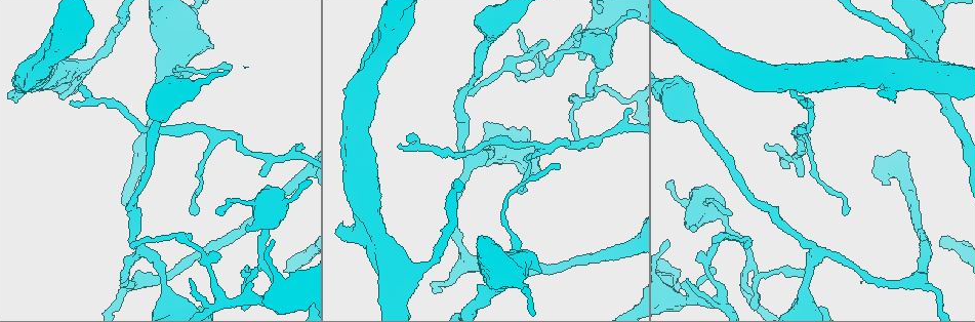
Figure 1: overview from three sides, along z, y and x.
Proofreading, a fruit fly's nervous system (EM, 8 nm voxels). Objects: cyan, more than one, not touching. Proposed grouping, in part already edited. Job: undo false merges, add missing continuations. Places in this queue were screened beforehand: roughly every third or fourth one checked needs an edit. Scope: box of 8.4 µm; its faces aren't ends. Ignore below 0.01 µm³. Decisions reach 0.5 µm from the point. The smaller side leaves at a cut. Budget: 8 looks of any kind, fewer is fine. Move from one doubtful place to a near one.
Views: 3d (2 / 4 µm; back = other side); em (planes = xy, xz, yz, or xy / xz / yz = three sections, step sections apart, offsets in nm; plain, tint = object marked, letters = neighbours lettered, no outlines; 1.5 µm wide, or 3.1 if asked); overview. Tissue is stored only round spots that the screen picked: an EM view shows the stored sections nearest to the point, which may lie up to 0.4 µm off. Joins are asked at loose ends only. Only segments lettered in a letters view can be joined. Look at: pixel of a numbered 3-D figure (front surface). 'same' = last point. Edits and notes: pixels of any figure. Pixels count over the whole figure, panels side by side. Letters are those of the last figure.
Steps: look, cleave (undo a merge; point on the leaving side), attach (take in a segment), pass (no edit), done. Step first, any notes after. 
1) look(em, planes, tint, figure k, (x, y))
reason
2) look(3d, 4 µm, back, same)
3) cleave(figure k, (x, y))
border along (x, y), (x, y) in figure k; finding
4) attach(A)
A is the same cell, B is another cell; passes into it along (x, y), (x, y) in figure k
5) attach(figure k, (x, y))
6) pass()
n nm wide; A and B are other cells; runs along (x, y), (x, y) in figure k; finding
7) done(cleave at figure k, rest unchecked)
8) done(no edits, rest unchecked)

look(em, planes, letters, figure 1, (557, 165))
end of a long branch

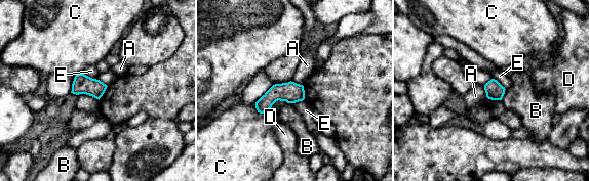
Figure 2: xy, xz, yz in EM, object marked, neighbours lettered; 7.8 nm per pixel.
pass()
140 nm wide; A, B, C, D and E are other cells; border along (483, 86), (487, 97) in figure 2; none of them fits

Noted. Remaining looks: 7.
look(3d, 2 µm, figure 1, (631, 109))
branch stops here

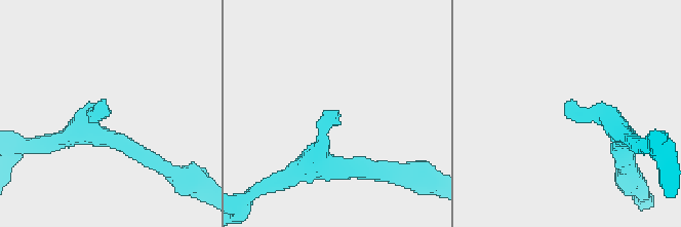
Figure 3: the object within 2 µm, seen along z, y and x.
look(em, planes, letters, figure 3, (565, 104))
arms of 180, 180 nm

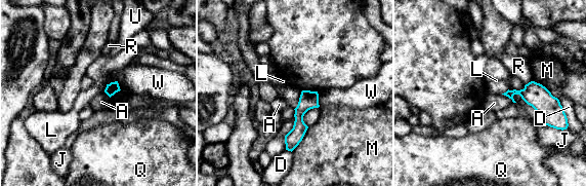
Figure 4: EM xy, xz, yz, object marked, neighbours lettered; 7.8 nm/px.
pass()
A, D, J, L, M, Q, R, U and W are other cells; runs along (315, 94), (299, 112), (290, 148) in figure 4; none of them fits

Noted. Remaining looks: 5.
look(em, planes, letters, figure 1, (492, 148))
sudden change in width

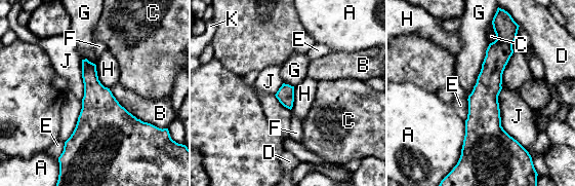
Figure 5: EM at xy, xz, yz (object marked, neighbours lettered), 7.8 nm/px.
pass()
A, B, C, D, E, F, G, H, J and K are other cells; continuous, no second cell

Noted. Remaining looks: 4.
done(no edits, rest unchecked)

